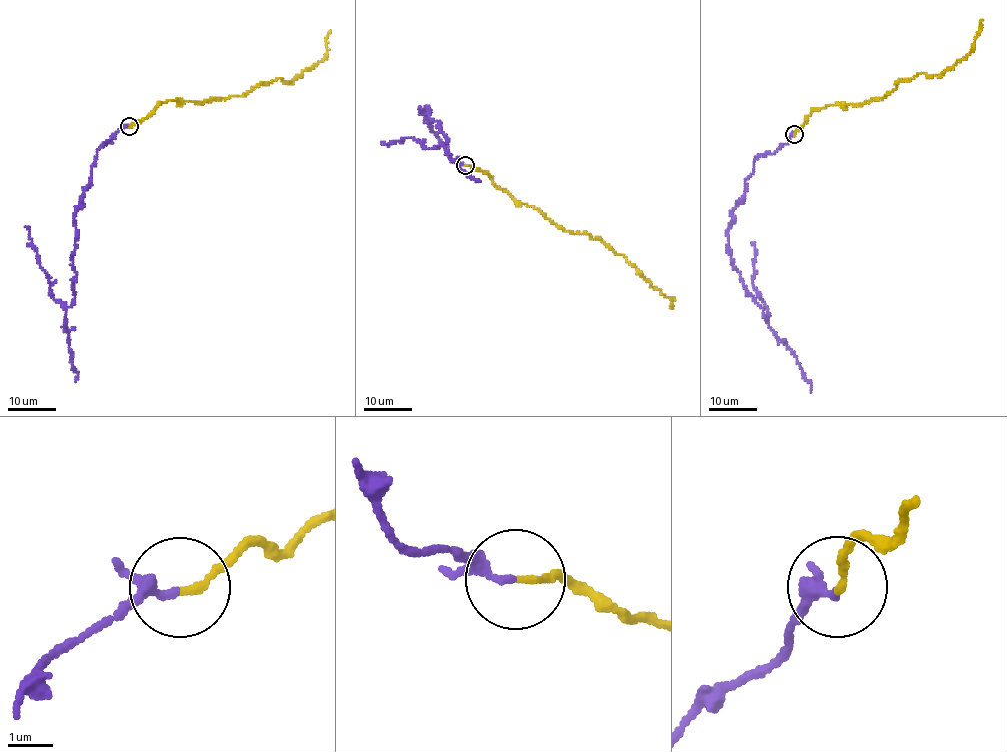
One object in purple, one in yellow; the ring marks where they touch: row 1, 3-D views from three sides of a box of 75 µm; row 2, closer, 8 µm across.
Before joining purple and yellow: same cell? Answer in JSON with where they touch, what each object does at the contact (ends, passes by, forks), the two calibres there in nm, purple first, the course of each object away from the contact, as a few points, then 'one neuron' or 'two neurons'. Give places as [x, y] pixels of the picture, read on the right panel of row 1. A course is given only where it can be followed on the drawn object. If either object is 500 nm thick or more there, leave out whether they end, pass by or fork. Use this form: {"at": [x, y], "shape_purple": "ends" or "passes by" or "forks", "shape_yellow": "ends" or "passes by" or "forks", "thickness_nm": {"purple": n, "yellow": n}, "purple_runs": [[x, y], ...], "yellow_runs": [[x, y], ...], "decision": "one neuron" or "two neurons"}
{"at": [794, 134], "shape_purple": "passes by", "shape_yellow": "ends", "thickness_nm": {"purple": 130, "yellow": 150}, "purple_runs": [[794, 134], [753, 161], [728, 231], [732, 265], [767, 321], [768, 309], [754, 287], [756, 249], [751, 242]], "yellow_runs": [[794, 134], [814, 110], [882, 98], [898, 82], [919, 73], [939, 75], [971, 51], [982, 20]], "decision": "one neuron"}

